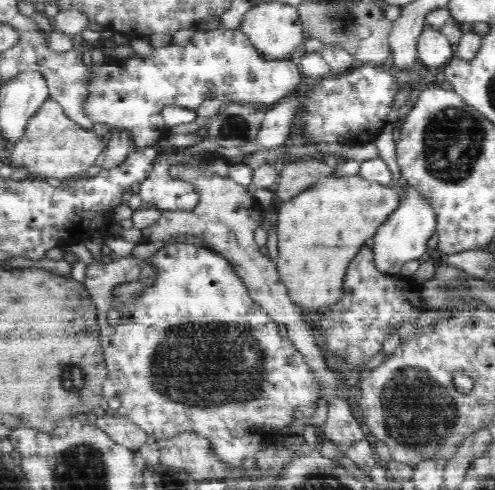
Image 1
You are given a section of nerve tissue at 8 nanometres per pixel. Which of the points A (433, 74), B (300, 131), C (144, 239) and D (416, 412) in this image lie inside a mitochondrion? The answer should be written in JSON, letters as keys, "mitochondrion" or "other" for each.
{"A":"other","B":"other","C":"other","D":"mitochondrion"}

